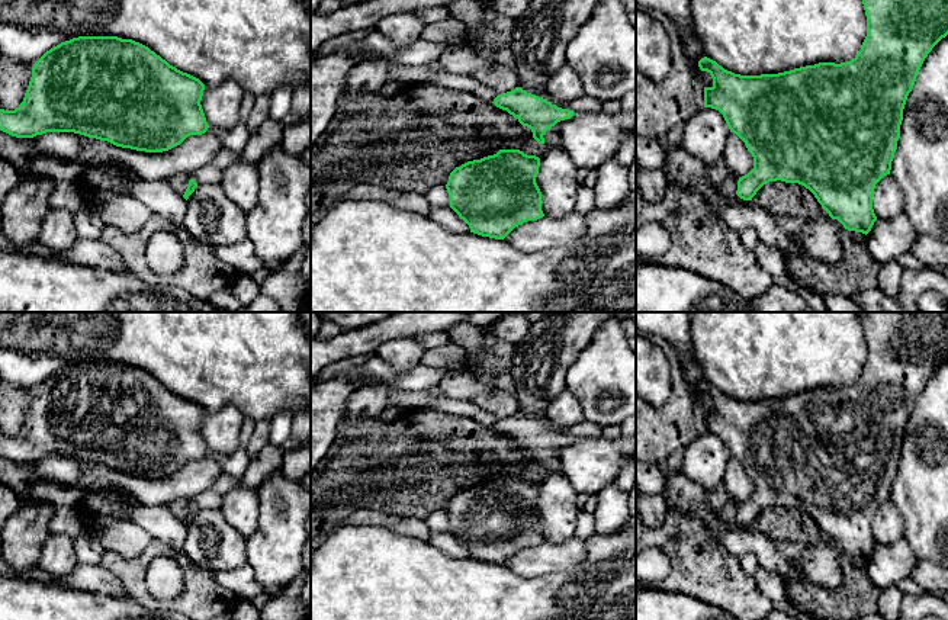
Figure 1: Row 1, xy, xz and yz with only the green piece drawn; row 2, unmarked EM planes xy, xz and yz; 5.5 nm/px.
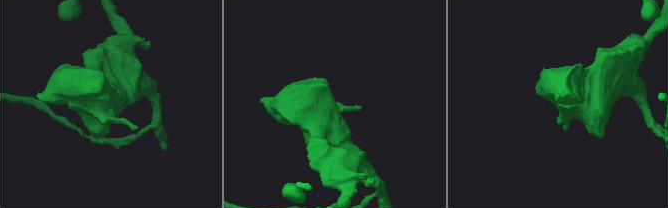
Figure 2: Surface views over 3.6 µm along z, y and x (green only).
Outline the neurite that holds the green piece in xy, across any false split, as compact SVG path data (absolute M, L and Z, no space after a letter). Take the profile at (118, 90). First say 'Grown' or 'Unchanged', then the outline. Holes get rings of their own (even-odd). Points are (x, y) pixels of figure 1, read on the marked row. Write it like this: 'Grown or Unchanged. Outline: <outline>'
Unchanged. Outline: M78 36L46 51L32 68L23 102L15 110L0 109L0 131L16 138L46 132L74 132L107 141L116 147L163 152L180 145L190 135L208 131L200 100L205 84L132 39L118 36Z

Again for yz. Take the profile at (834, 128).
Unchanged. Outline: M862 0L862 4L867 16L867 36L861 49L851 61L841 64L819 62L778 74L761 76L735 74L707 57L698 61L698 67L701 71L707 71L713 78L713 86L704 87L704 107L719 110L723 115L730 132L736 134L745 142L748 151L753 157L753 168L748 174L739 177L736 195L743 200L752 200L756 192L769 181L781 180L785 183L798 183L809 189L829 216L832 219L838 219L845 229L867 235L877 221L873 209L874 189L884 176L890 174L891 161L900 138L900 125L907 96L915 86L918 73L928 54L942 38L948 35L948 0Z

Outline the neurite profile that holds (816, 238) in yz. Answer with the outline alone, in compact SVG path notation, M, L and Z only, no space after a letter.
M666 136L658 141L665 150L662 171L668 184L708 199L735 232L752 228L761 241L784 257L809 257L829 264L841 260L842 242L832 219L774 216L753 200L743 200L737 195L727 197L722 184L708 183L707 164L682 145L669 150Z

